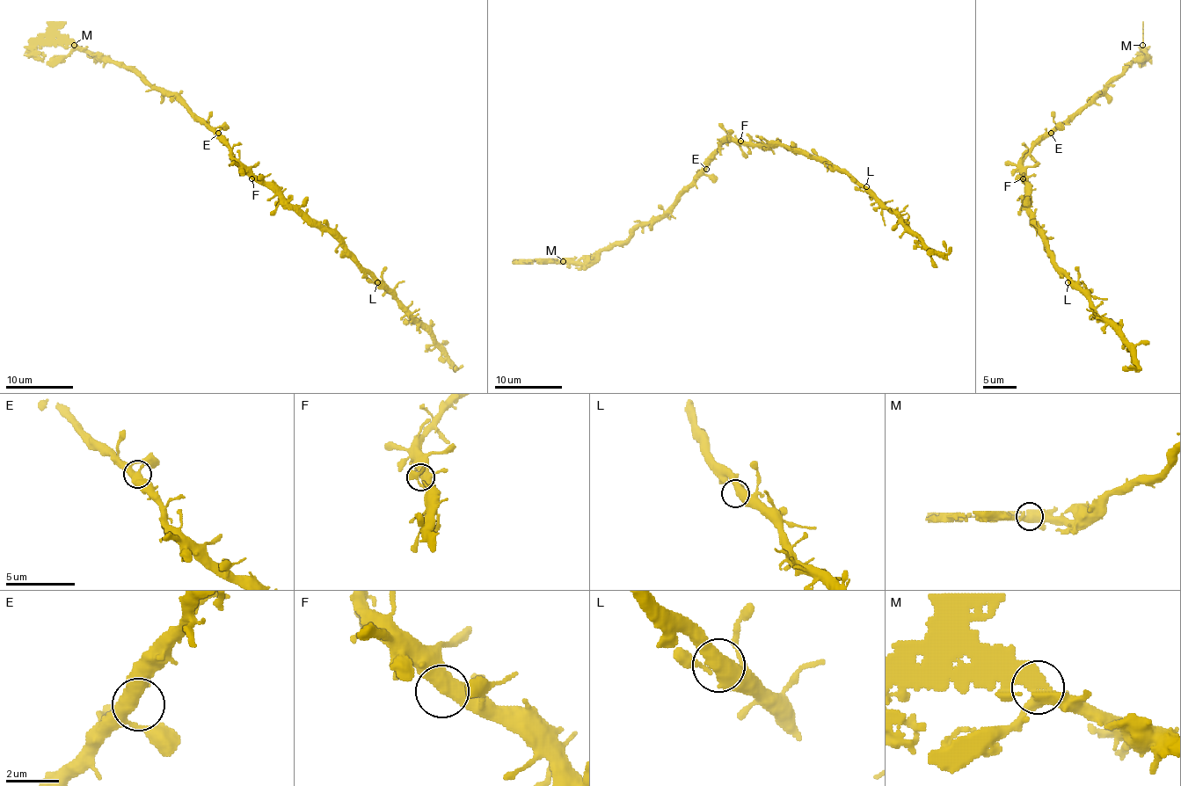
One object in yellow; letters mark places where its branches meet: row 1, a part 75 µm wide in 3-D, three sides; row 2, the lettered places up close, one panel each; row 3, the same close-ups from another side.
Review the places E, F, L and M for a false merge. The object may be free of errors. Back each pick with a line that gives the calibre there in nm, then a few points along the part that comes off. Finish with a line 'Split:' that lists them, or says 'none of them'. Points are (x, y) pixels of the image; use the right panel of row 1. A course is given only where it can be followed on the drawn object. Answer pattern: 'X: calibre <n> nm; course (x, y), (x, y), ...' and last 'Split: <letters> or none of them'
M: calibre 400 nm
Split: M

